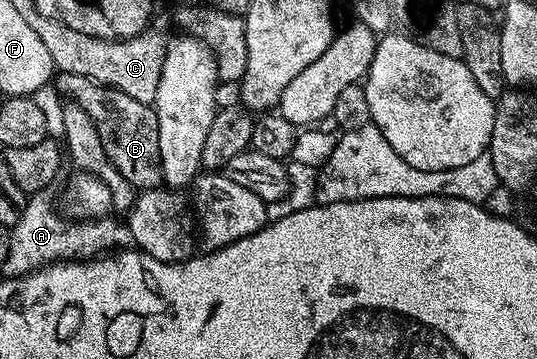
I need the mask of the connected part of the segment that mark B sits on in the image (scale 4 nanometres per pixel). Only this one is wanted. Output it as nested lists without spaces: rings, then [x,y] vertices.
[[[58,73],[57,91],[66,99],[77,102],[94,121],[103,150],[115,168],[138,191],[156,190],[162,185],[159,160],[159,120],[152,105],[139,103],[125,92],[92,82],[87,76]]]

